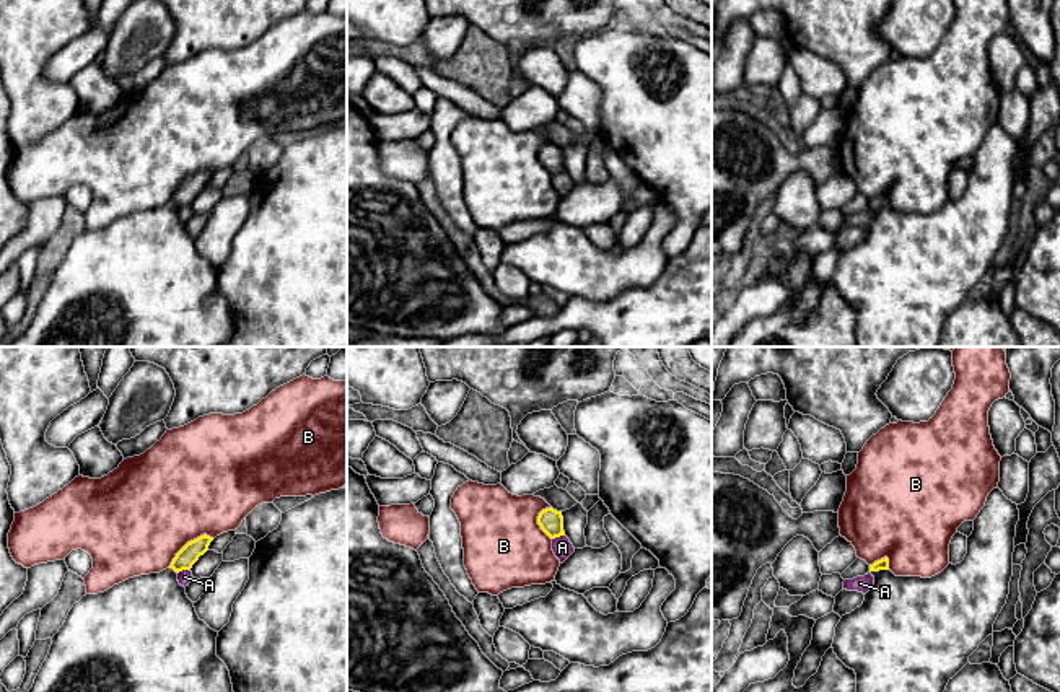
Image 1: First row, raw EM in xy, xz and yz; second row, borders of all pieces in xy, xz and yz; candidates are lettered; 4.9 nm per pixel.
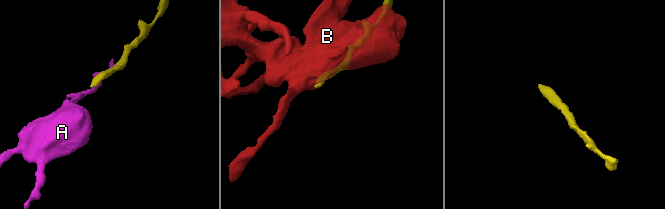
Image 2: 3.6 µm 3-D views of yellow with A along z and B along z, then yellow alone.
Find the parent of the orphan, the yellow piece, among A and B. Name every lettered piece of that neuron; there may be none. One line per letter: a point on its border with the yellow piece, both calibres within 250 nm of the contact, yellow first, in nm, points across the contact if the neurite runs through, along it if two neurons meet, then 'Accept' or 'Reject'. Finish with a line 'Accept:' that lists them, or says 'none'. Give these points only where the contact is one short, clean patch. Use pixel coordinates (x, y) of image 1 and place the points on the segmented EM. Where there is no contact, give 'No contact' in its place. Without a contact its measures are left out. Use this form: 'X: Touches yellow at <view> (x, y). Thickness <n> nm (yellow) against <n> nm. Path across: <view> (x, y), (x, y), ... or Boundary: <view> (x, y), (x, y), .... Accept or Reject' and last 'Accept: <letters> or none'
A: Touches yellow at xy (183, 569). Thickness 100 nm (yellow) against 70 nm. Reject
B: Touches yellow at xy (188, 543). Thickness 100 nm (yellow) against 500 nm. Reject
Accept: none

